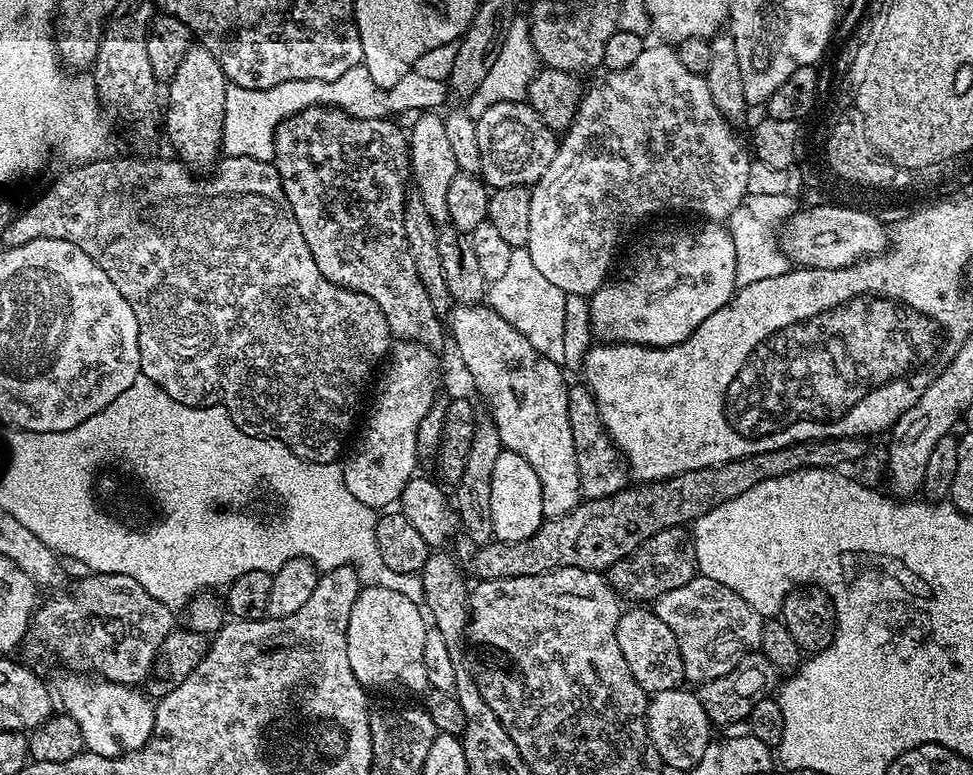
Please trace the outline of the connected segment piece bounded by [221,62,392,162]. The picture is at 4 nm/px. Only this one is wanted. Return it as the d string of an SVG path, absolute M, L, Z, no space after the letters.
M363 62L334 80L299 79L267 87L266 90L250 90L249 87L230 84L224 103L221 149L225 155L270 162L274 158L273 140L277 126L286 117L308 108L336 107L358 118L392 118L392 108L382 108L384 100L378 98L382 89L374 82Z

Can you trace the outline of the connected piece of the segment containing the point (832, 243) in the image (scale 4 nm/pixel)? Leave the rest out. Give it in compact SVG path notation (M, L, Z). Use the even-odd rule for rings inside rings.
M836 204L805 207L783 222L778 232L780 249L793 265L818 270L838 270L876 256L888 247L890 236L879 218L868 211Z

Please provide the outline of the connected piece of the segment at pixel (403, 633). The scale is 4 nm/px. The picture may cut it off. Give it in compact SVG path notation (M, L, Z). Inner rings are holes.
M365 585L350 610L347 654L355 677L365 688L400 688L423 693L429 689L422 653L428 622L421 605L389 587Z

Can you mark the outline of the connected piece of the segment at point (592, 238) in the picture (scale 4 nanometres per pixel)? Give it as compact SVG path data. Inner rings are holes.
M645 47L644 53L637 58L634 66L626 66L626 70L608 72L601 84L596 84L589 92L587 89L583 93L580 109L559 141L554 154L554 162L550 162L550 166L546 166L546 174L542 174L539 182L531 185L530 238L527 246L530 250L530 259L534 261L534 267L546 279L554 282L554 286L558 286L558 290L562 290L564 295L569 298L575 298L575 296L591 297L593 292L597 292L606 283L610 276L608 271L612 268L612 259L615 258L616 251L619 250L620 243L624 240L624 235L631 228L638 227L643 220L648 220L651 216L658 215L659 212L697 212L698 215L704 216L700 218L705 221L724 222L738 206L743 196L748 194L747 178L752 160L745 141L743 144L736 137L736 132L732 129L735 127L730 123L728 117L720 113L718 106L714 106L714 98L710 98L707 79L686 70L686 66L682 66L682 61L678 59L675 47L660 47L664 48Z

